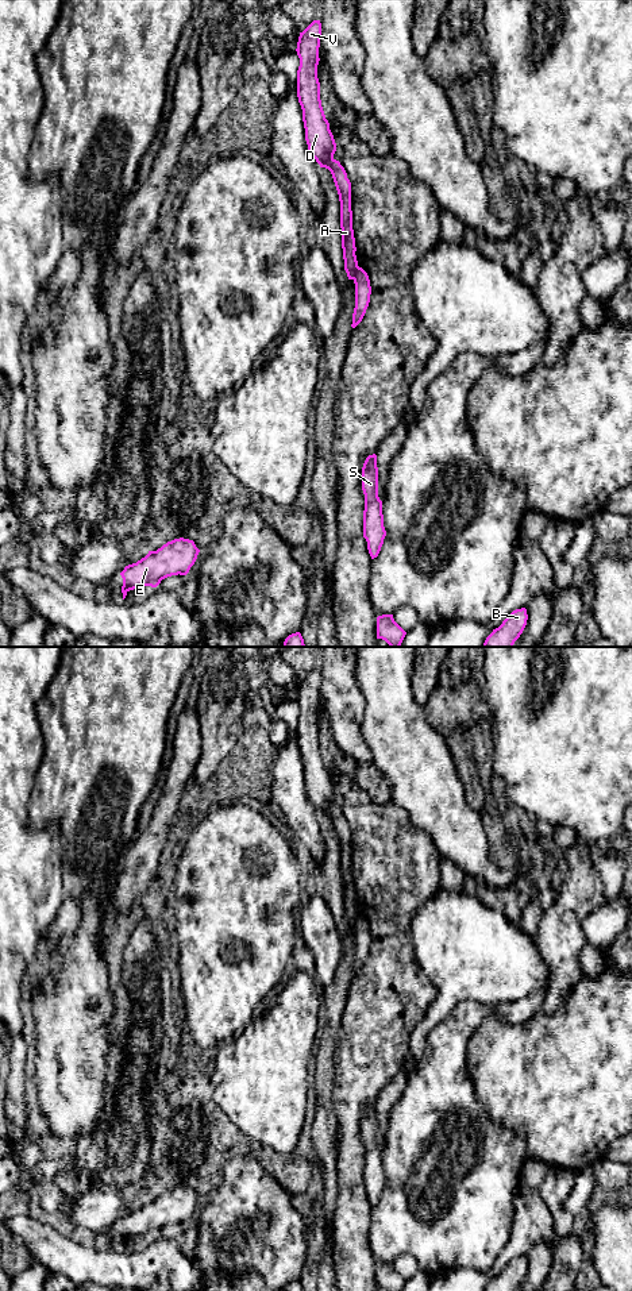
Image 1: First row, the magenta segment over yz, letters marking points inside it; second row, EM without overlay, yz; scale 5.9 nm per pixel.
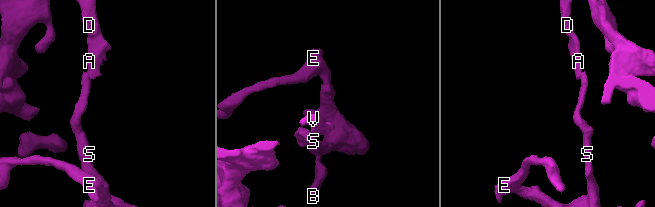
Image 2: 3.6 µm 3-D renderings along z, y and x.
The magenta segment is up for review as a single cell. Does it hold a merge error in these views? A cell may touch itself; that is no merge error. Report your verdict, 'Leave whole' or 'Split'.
Split

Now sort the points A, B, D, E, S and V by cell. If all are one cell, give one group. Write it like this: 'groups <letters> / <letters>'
groups A D V / B E S

